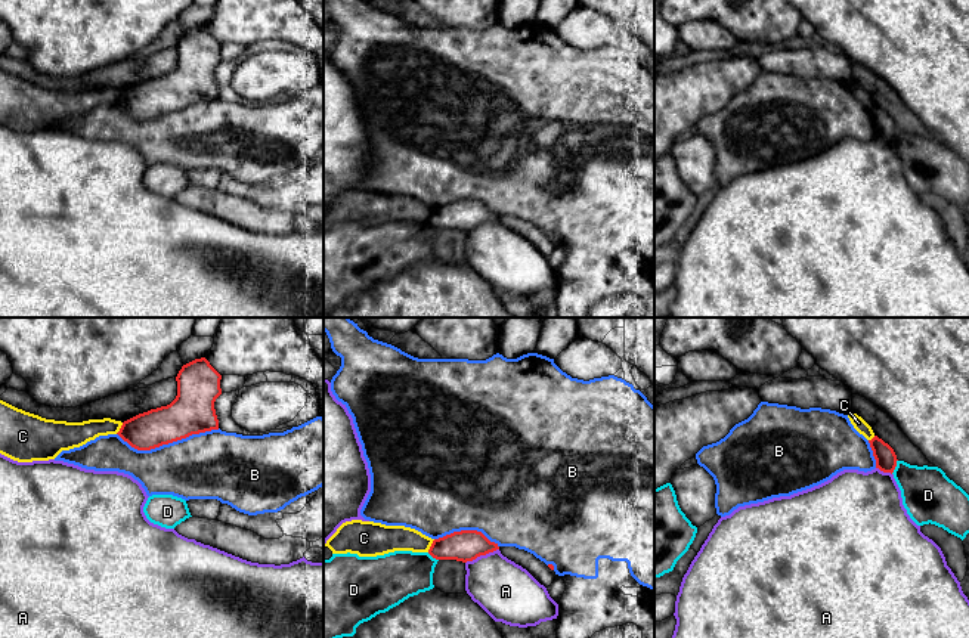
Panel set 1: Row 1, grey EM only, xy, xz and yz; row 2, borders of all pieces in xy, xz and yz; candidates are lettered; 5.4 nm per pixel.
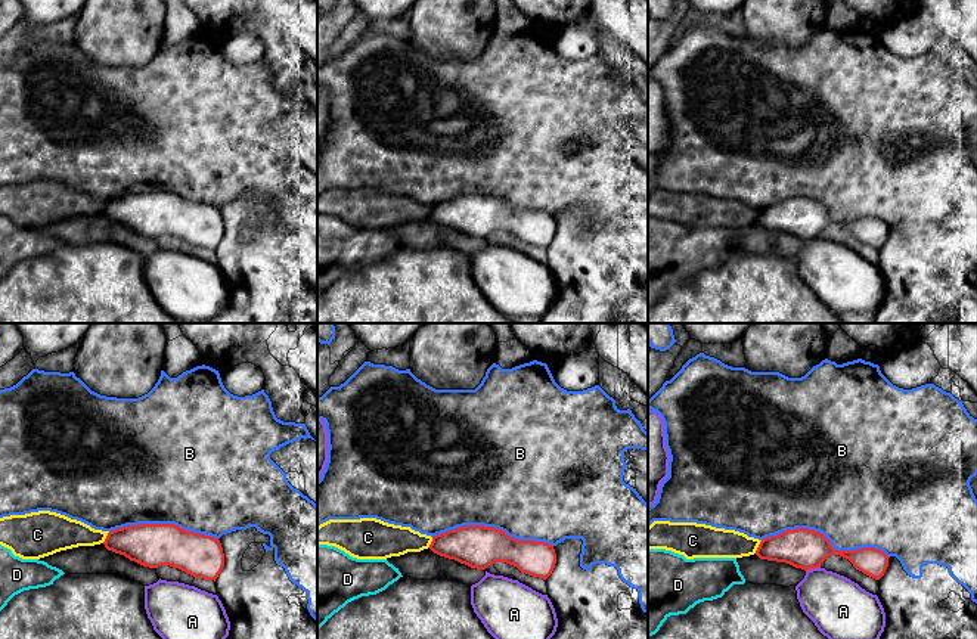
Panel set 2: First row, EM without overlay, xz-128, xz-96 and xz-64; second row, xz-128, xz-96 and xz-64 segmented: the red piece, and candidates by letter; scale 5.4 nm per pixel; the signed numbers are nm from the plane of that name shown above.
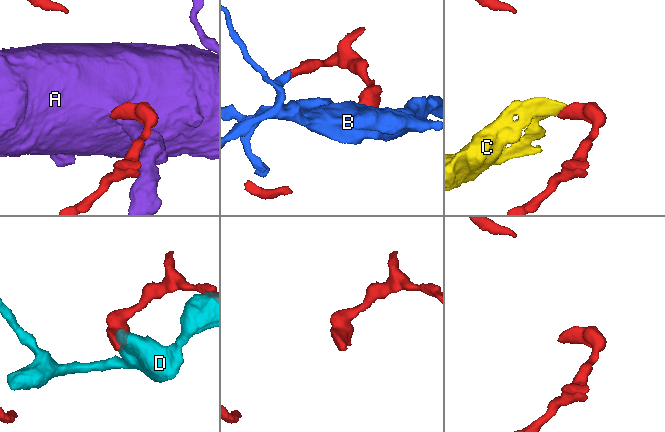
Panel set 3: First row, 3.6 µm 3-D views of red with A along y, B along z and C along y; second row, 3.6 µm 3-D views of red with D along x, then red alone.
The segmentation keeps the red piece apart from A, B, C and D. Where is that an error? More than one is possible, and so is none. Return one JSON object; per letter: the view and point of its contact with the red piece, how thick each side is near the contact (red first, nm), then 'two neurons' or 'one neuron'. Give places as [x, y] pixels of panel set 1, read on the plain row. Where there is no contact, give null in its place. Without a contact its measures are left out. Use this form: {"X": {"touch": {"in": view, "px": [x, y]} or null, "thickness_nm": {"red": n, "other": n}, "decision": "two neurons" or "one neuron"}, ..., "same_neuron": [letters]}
{"A": {"touch": {"in": "xz", "px": [482, 223]}, "thickness_nm": {"red": 170, "other": 320}, "decision": "two neurons"}, "B": {"touch": {"in": "xy", "px": [167, 112]}, "thickness_nm": {"red": 240, "other": 360}, "decision": "two neurons"}, "C": {"touch": {"in": "xz", "px": [432, 214]}, "thickness_nm": {"red": 170, "other": 140}, "decision": "two neurons"}, "D": {"touch": {"in": "yz", "px": [895, 135]}, "thickness_nm": {"red": 120, "other": 280}, "decision": "two neurons"}, "same_neuron": []}

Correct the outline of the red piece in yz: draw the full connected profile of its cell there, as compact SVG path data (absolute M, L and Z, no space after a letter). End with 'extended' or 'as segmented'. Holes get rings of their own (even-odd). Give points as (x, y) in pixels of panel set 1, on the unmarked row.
M877 105L869 109L869 112L876 128L876 137L879 137L883 142L892 143L898 130L894 118Z; as segmented

